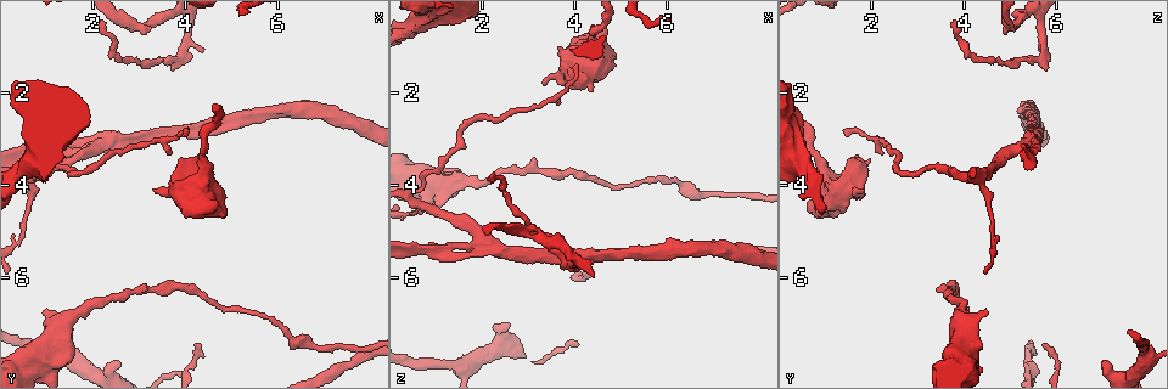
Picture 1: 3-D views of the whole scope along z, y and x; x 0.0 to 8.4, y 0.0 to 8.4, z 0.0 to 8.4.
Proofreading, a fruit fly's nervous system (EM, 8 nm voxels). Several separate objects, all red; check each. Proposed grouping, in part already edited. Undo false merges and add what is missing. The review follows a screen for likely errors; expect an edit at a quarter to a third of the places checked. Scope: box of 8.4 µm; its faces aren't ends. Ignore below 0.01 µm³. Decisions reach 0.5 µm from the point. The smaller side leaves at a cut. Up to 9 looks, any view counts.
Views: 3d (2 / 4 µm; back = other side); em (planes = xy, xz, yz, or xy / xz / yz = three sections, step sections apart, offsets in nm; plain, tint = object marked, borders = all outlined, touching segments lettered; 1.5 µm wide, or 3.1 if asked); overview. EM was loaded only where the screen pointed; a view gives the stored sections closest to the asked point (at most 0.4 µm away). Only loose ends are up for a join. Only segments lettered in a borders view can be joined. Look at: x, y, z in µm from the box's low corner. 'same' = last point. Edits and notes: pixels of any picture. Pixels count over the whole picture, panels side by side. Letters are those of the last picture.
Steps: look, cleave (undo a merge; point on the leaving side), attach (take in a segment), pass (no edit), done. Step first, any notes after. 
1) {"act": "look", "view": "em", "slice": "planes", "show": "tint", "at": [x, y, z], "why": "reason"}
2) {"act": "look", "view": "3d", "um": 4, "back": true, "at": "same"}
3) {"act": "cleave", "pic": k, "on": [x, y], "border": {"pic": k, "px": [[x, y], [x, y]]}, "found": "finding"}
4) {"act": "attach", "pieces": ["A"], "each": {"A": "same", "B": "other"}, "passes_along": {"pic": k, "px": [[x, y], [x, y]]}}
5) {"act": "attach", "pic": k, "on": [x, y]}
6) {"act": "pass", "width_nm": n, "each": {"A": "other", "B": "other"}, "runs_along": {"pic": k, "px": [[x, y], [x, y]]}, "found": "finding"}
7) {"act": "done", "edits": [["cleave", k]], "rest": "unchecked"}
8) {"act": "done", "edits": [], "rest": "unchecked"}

{"act": "look", "view": "3d", "um": 2, "at": [1.60, 3.75, 2.70], "why": "abrupt turn"}

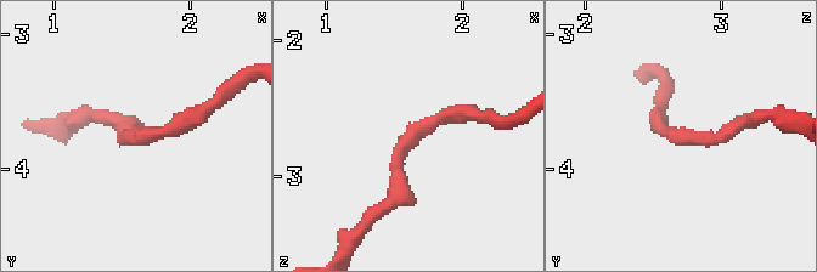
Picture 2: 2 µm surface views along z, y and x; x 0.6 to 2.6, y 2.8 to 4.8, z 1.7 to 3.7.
{"act": "look", "view": "em", "slice": "planes", "show": "borders", "at": [1.66, 3.76, 2.72], "why": "now the EM"}

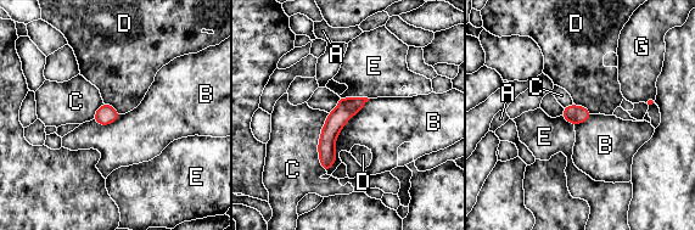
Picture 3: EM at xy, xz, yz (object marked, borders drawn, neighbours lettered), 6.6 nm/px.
{"act": "pass", "width_nm": 120, "each": {"A": "other", "B": "other", "C": "other", "D": "other", "E": "other", "G": "other"}, "border": {"pic": 3, "px": [[370, 99], [340, 132], [326, 173]]}, "found": "continuous, no second cell"}

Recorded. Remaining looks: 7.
{"act": "look", "view": "3d", "um": 2, "back": true, "at": [4.40, 3.40, 0.80]}

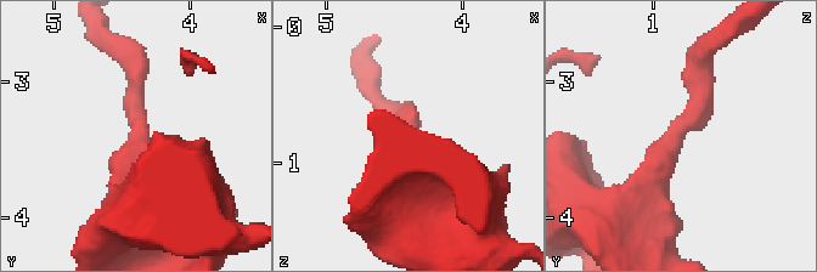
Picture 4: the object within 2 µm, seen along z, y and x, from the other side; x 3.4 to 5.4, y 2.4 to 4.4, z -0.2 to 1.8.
{"act": "look", "view": "em", "slice": "xy", "step": 8, "show": "tint", "at": [4.40, 3.38, 0.86]}

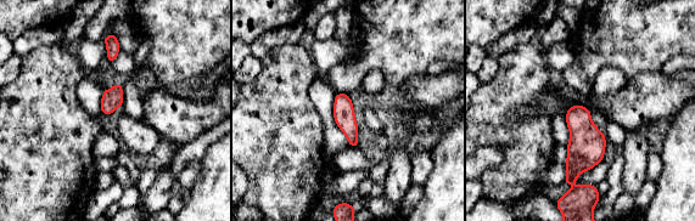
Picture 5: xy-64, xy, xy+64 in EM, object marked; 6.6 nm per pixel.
{"act": "look", "view": "em", "slice": "planes", "show": "borders", "at": "same", "why": "another direction"}

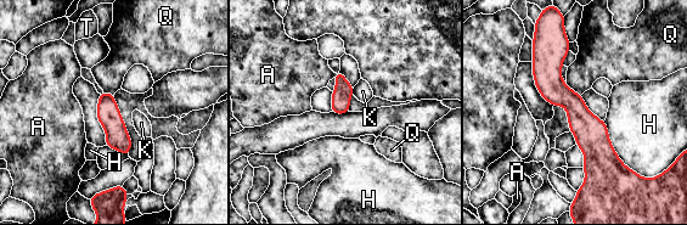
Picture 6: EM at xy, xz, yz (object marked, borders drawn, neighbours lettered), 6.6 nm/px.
{"act": "pass", "each": {"A": "other", "H": "other", "K": "other", "Q": "other", "T": "other"}, "runs_along": {"pic": 6, "px": [[561, 38], [553, 85], [591, 134], [592, 180]]}, "found": "one cell here"}

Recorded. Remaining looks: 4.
{"act": "look", "view": "em", "slice": "planes", "show": "borders", "at": [2.90, 6.25, 3.65], "why": "narrows sharply"}

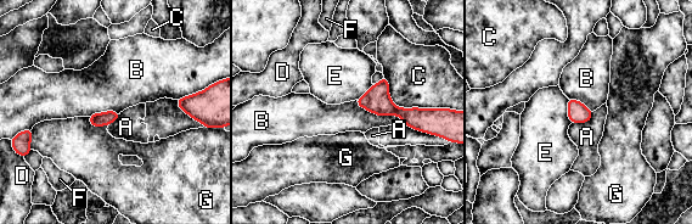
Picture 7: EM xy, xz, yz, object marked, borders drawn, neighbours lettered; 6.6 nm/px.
{"act": "pass", "longest_contact_nm": ["C", 400], "each": {"A": "other", "B": "other", "C": "other", "D": "other", "E": "other", "F": "other", "G": "other"}, "border": {"pic": 7, "px": [[355, 100], [404, 122]]}, "found": "all the same cell"}

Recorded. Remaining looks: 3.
{"act": "look", "view": "em", "slice": "xy", "step": 4, "show": "borders", "at": [1.00, 6.75, 4.55], "why": "an open end"}

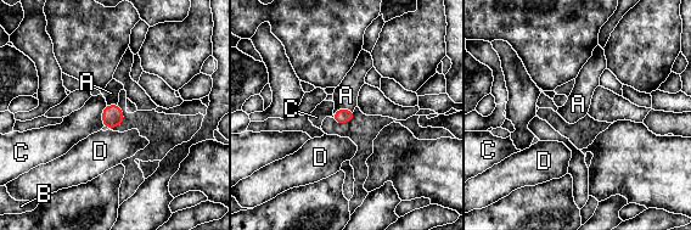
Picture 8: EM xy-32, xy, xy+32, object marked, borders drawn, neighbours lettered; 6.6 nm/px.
{"act": "attach", "pieces": ["A"], "longest_contact_nm": ["A", 150], "each": {"A": "same", "B": "other", "C": "other", "D": "other"}, "passes_along": {"pic": 8, "px": [[342, 116], [342, 110], [346, 95]]}, "found": "the cell continues"}

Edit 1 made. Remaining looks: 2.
{"act": "done", "edits": [["attach", 8]], "rest": "unchecked"}

